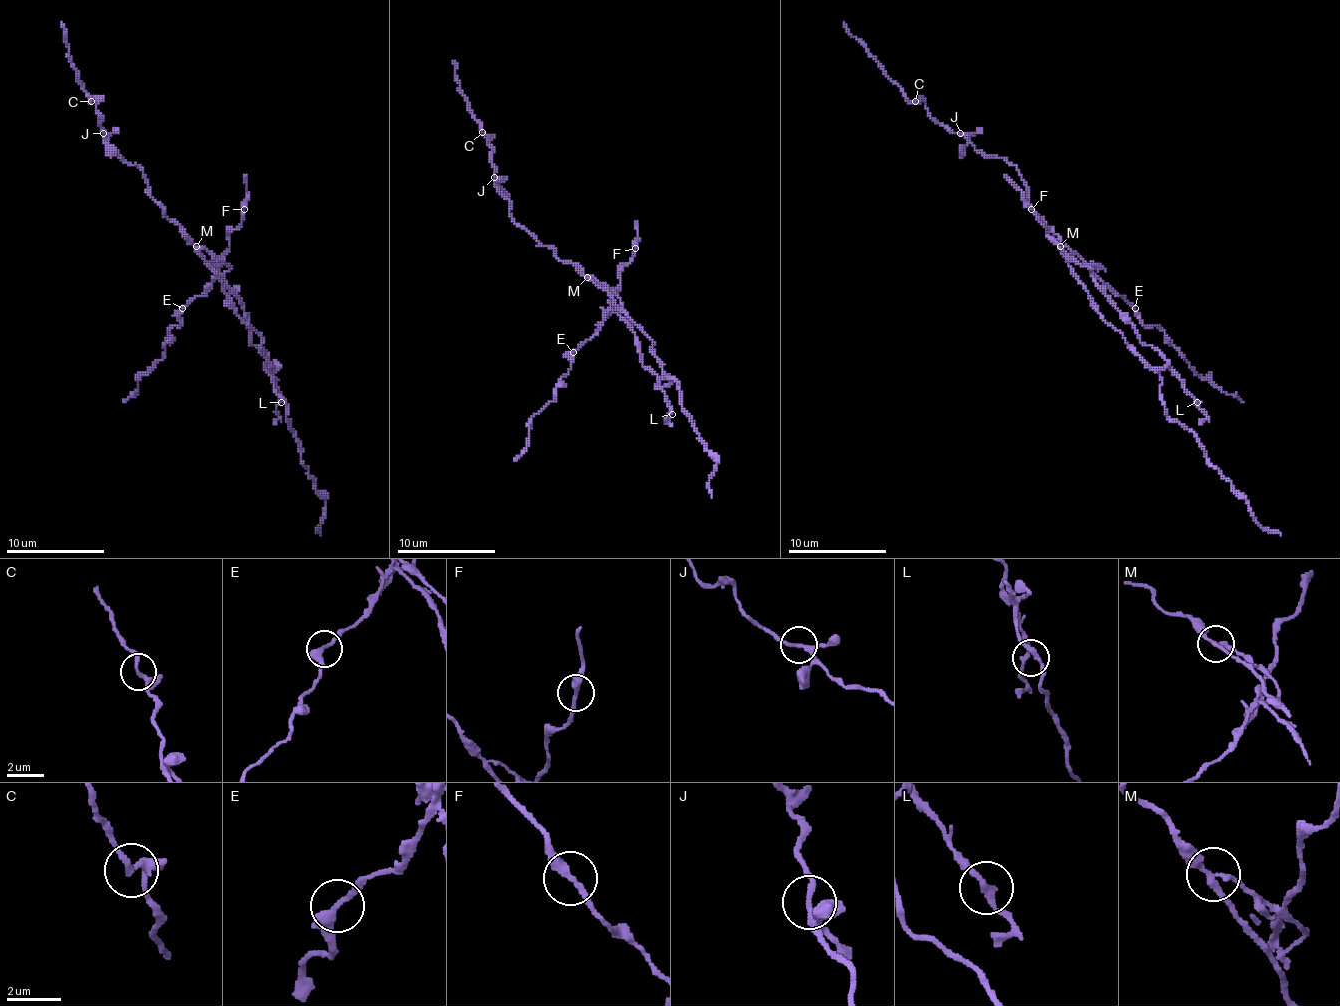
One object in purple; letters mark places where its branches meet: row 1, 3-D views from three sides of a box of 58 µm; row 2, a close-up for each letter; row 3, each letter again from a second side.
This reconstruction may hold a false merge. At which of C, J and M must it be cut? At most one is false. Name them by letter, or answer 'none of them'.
M

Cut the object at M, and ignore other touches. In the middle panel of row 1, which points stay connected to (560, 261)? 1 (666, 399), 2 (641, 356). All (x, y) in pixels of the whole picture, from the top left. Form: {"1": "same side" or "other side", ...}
{"1": "other side", "2": "other side"}

